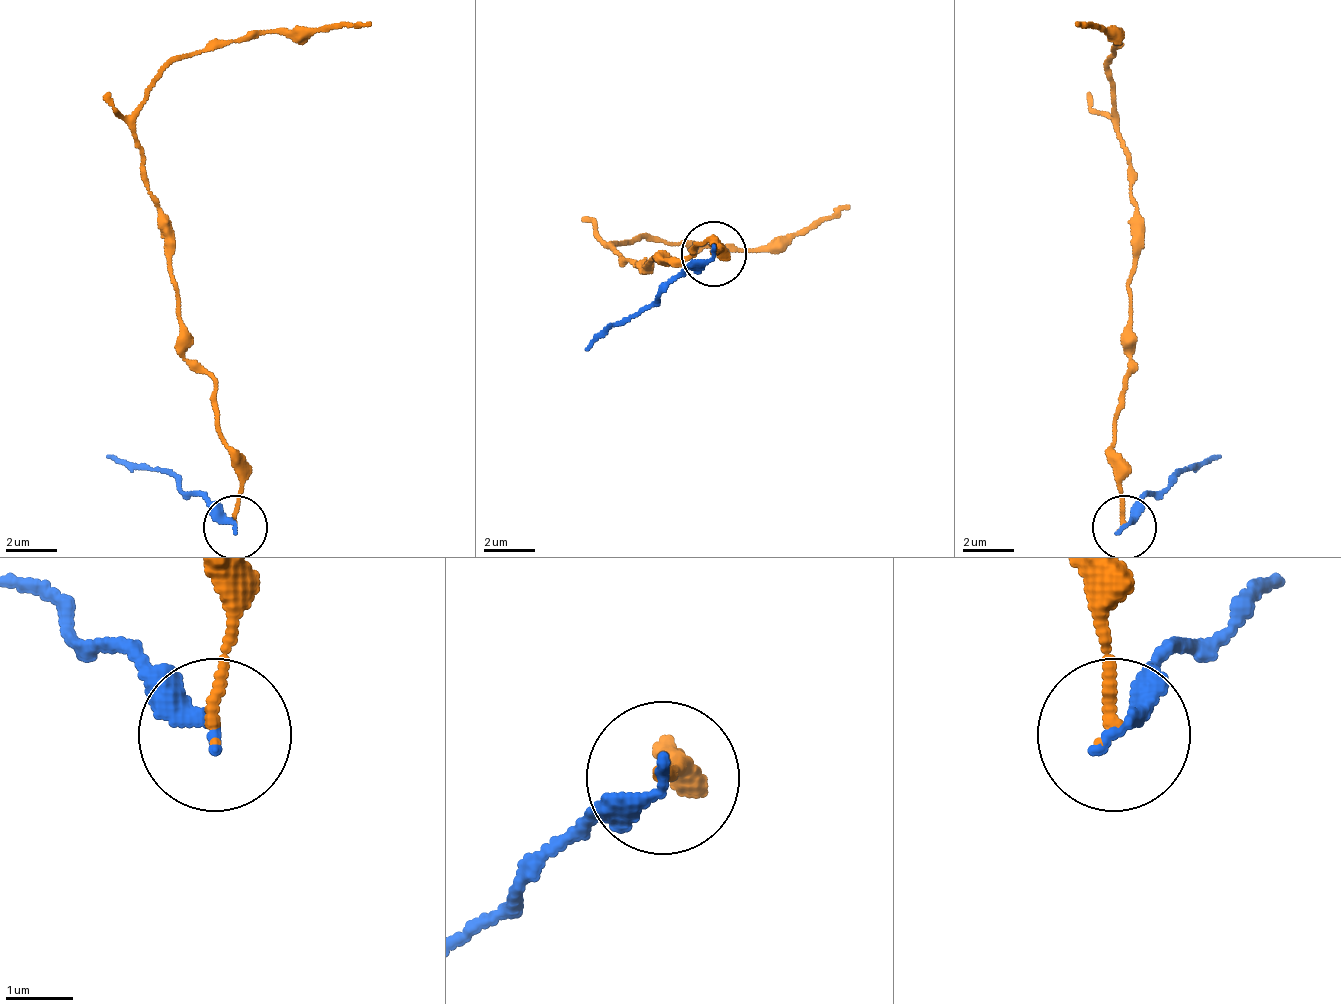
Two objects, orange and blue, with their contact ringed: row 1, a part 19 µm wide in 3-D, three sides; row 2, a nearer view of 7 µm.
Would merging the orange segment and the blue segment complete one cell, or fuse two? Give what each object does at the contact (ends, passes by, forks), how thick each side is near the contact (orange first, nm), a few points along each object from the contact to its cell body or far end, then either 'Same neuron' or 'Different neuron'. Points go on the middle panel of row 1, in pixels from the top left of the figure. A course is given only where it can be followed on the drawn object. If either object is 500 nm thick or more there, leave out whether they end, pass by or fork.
At the ring orange ends. At the ring blue ends. Thickness 150 nm (orange) against 240 nm. Course of orange: (715, 252), (721, 252), (702, 245), (644, 265), (612, 245), (644, 239), (779, 252), (850, 207). Course of blue: (715, 252), (644, 310), (586, 348). Different neuron

